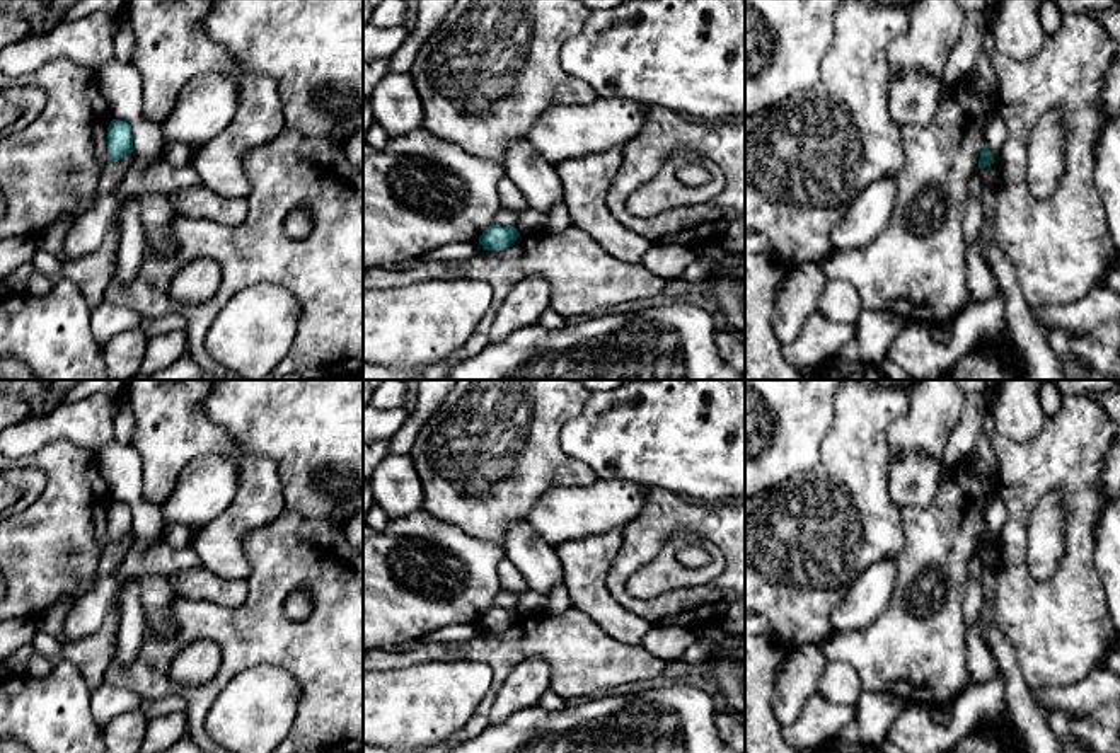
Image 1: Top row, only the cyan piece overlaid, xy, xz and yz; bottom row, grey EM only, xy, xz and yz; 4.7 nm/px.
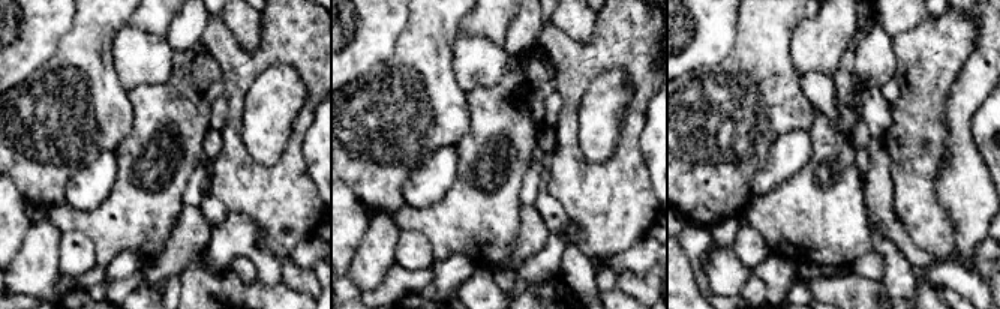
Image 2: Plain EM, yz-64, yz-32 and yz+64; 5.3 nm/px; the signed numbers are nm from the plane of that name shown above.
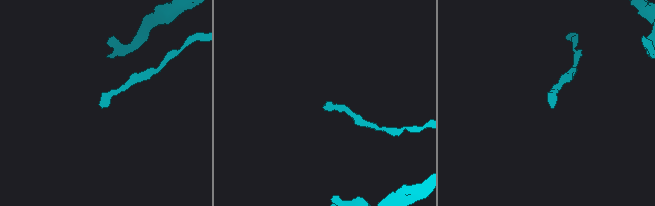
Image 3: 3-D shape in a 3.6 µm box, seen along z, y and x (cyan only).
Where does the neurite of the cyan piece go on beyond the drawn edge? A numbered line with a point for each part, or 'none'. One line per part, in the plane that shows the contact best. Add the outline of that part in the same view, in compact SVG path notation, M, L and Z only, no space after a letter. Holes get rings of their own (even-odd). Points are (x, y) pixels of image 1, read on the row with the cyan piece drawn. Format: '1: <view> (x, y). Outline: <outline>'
none

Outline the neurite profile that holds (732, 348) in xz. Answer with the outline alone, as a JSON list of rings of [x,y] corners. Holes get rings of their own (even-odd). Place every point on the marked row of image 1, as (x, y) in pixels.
[[[718,332],[716,346],[723,359],[736,371],[745,375],[745,341],[738,339],[735,334]]]

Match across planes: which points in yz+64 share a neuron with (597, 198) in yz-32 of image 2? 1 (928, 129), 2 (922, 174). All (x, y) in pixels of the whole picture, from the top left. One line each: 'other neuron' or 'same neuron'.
1: same neuron
2: same neuron

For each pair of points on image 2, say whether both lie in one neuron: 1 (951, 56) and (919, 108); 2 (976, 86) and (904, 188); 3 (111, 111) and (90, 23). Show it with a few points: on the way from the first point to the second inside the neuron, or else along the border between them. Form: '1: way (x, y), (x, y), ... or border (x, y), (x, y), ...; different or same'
1: way (937, 69), (924, 83), (922, 95); same
2: border (949, 96), (945, 105), (946, 138), (940, 165); different
3: way (93, 89), (90, 45); same

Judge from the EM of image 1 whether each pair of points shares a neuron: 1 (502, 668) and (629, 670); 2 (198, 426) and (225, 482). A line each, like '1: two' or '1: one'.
1: one
2: two

